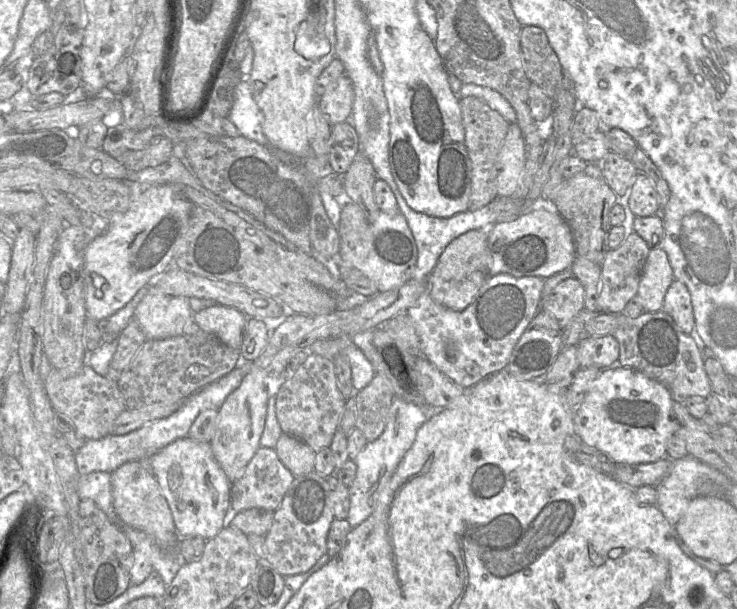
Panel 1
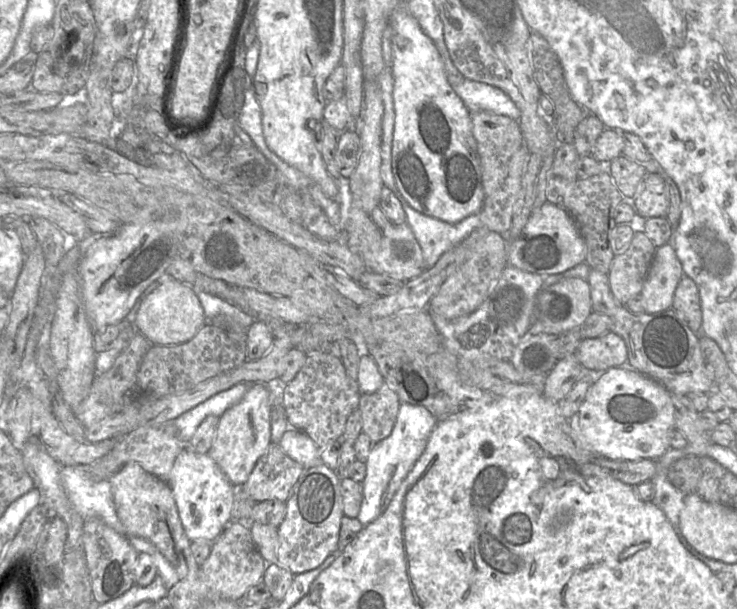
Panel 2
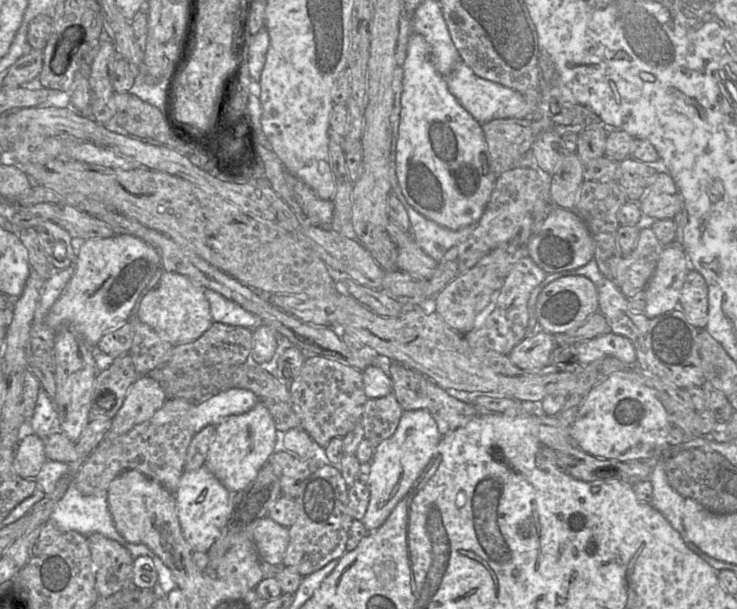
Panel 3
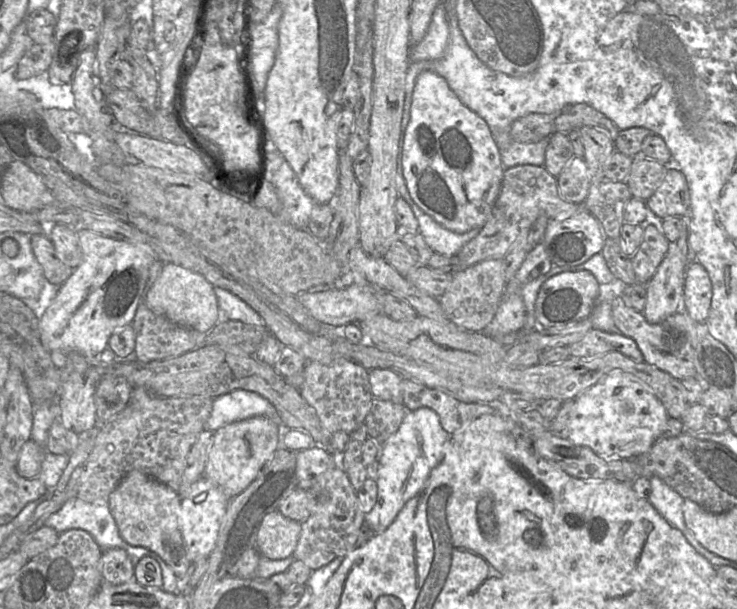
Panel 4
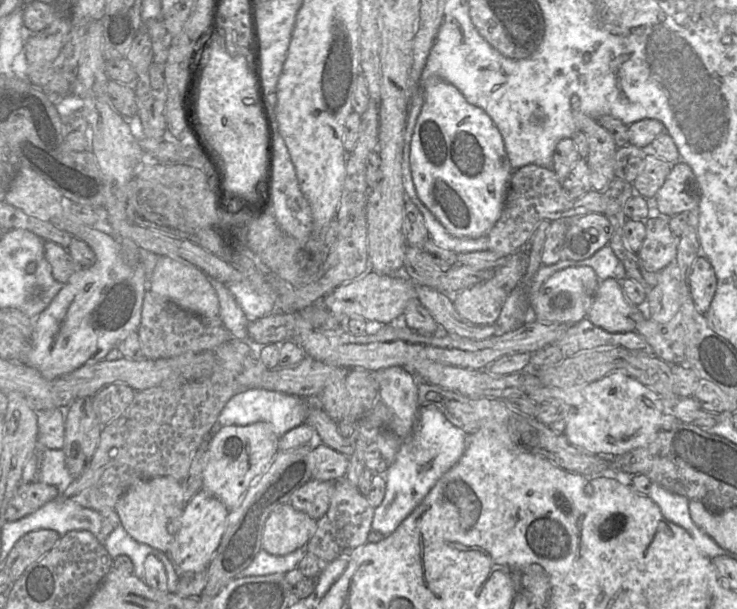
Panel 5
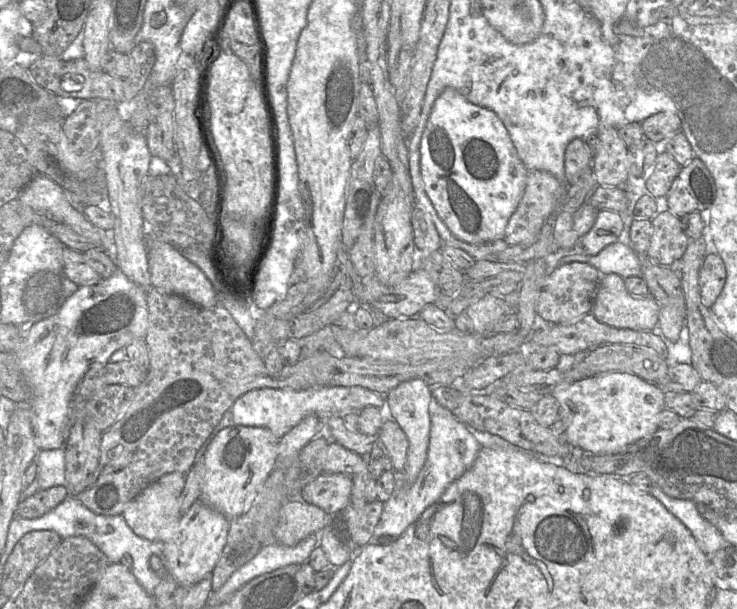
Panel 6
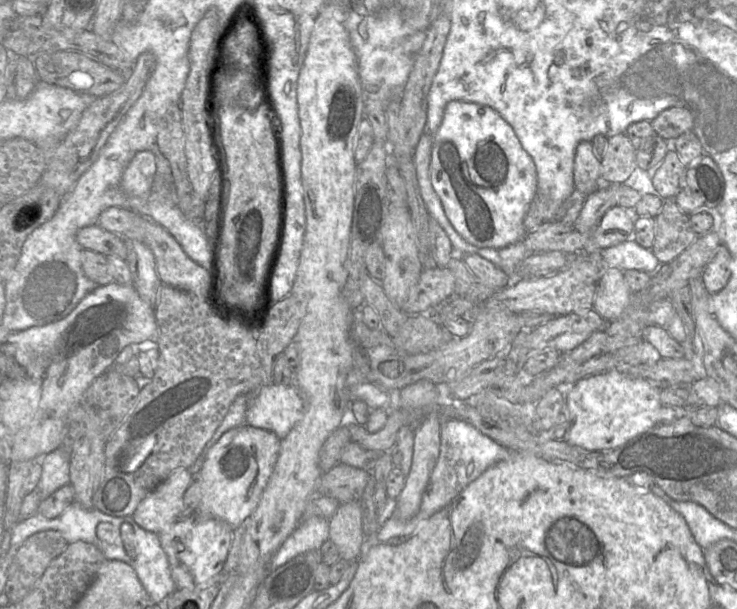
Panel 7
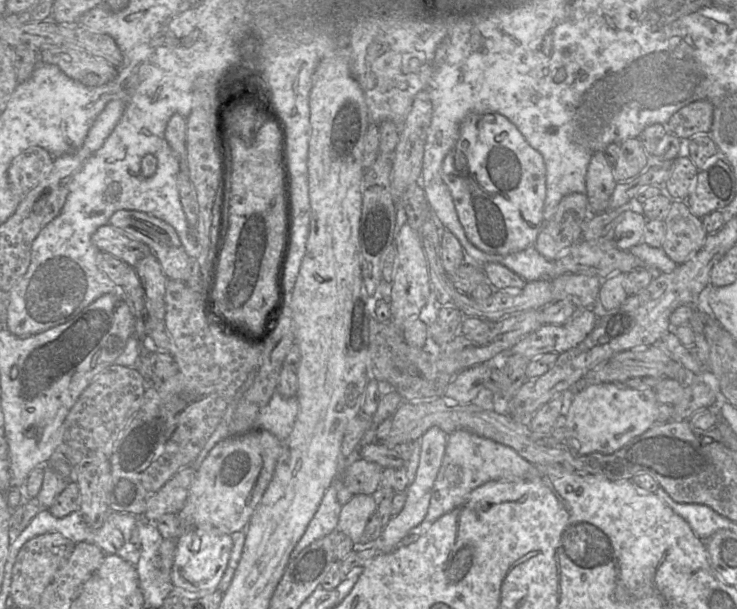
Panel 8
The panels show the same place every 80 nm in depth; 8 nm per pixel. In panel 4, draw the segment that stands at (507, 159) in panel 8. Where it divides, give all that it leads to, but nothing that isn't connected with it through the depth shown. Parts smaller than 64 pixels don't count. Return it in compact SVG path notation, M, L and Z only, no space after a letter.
M430 70L417 76L410 114L402 170L412 200L450 231L480 229L491 214L505 170L490 127L462 103L443 77Z

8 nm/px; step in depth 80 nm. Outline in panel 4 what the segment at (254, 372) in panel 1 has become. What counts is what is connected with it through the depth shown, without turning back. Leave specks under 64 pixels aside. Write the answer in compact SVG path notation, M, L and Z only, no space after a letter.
M255 416L227 424L214 432L208 451L205 473L229 498L241 493L257 477L277 449L279 423Z

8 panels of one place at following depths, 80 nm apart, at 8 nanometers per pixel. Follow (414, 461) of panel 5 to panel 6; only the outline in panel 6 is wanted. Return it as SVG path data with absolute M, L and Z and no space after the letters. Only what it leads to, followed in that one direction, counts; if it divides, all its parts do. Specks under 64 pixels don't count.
M431 415L431 430L426 462L413 483L408 483L401 474L390 498L383 502L383 512L374 530L374 537L382 535L401 536L433 505L447 487L460 478L473 464L482 445L474 433L452 416Z

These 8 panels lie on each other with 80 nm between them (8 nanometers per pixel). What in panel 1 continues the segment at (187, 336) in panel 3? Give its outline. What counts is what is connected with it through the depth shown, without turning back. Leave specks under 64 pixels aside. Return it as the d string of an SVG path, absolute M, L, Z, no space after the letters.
M149 291L136 308L134 319L140 324L147 340L159 340L183 335L193 325L193 315L188 298Z

